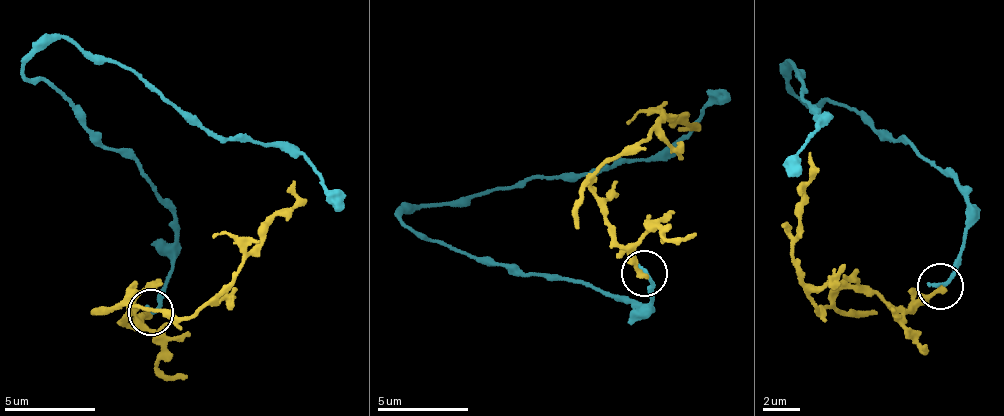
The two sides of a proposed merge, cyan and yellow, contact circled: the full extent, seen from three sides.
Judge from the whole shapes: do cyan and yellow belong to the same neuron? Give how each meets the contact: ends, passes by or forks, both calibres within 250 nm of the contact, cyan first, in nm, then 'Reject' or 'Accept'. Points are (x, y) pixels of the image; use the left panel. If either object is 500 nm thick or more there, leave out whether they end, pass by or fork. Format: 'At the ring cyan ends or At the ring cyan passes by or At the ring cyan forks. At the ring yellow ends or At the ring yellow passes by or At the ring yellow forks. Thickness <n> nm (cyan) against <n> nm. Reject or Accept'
At the ring cyan ends. At the ring yellow ends. Thickness 300 nm (cyan) against 320 nm. Reject

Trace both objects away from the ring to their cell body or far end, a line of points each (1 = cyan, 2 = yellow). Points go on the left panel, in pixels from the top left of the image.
1: (149, 311), (175, 222), (133, 158), (27, 79), (56, 38), (309, 165), (340, 208)
2: (149, 311), (126, 321), (134, 291), (143, 309), (191, 316), (232, 281), (296, 204), (292, 181)

